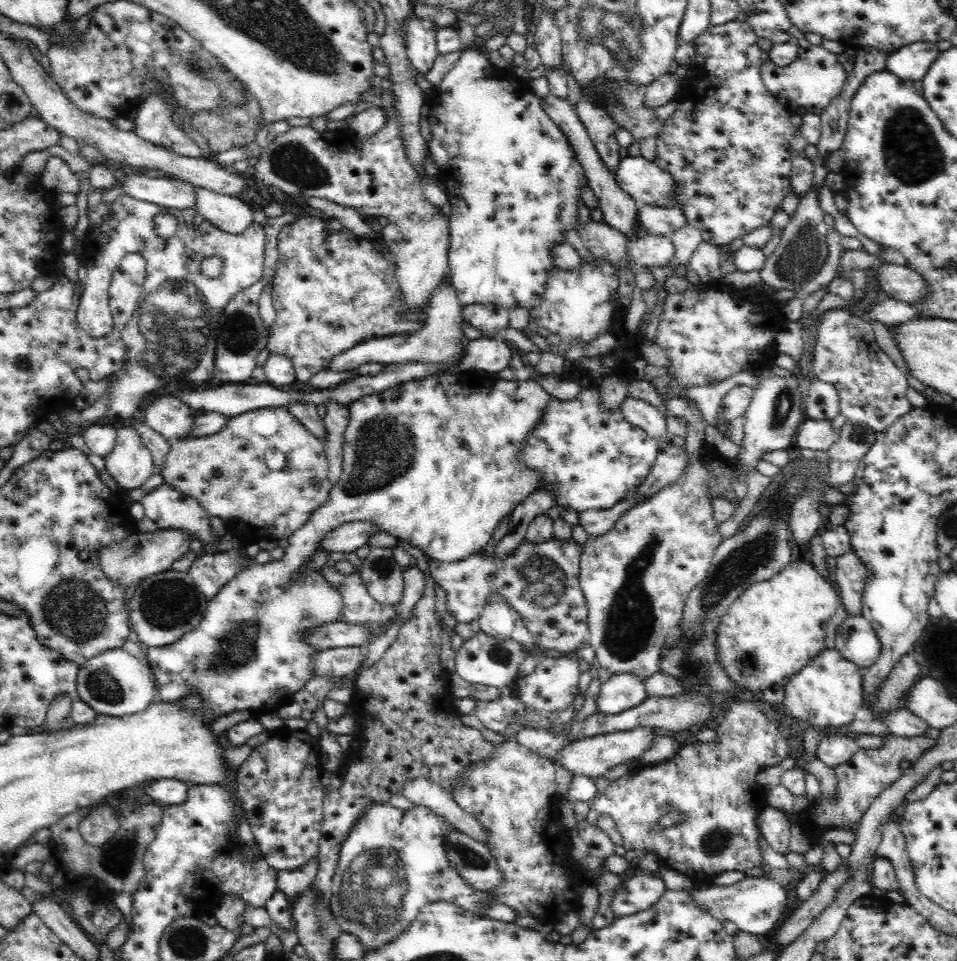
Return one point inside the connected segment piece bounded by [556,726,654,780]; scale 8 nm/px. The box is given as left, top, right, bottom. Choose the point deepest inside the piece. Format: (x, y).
(594, 757)

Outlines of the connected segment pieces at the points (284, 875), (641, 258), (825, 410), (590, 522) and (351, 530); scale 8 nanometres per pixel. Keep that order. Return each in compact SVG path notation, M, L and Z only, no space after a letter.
M316 858L299 870L278 872L277 889L286 894L291 906L311 888L317 870L318 860Z
M646 236L631 239L628 242L628 255L630 262L640 269L672 267L676 249L669 237Z
M815 378L804 402L805 417L813 420L832 420L841 413L836 388Z
M624 499L623 501L613 504L607 509L588 509L579 512L579 522L589 536L600 536L606 534L606 530L610 530L610 526L620 518L620 514L624 513L626 509L634 506L631 499Z
M352 522L338 526L330 530L328 534L324 534L324 538L318 543L317 551L327 553L356 551L367 543L366 540L375 531L380 531L380 527L364 522Z

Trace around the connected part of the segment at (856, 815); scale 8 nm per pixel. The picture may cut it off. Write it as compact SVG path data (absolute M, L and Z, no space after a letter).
M885 733L878 737L880 743L877 747L859 748L846 762L833 768L835 774L833 799L828 799L821 794L804 810L797 813L797 824L807 839L817 838L818 840L827 830L842 827L852 830L853 827L858 826L878 793L888 788L888 785L901 774L899 762L901 760L911 762L923 750L927 751L927 748L933 745L933 740L921 735L910 738Z

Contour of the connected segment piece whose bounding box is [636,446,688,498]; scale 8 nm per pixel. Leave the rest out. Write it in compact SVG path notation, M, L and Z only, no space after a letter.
M672 447L666 452L660 453L655 459L652 470L646 475L644 482L637 488L637 495L650 495L657 493L663 486L671 483L680 473L684 472L688 464L686 450Z

